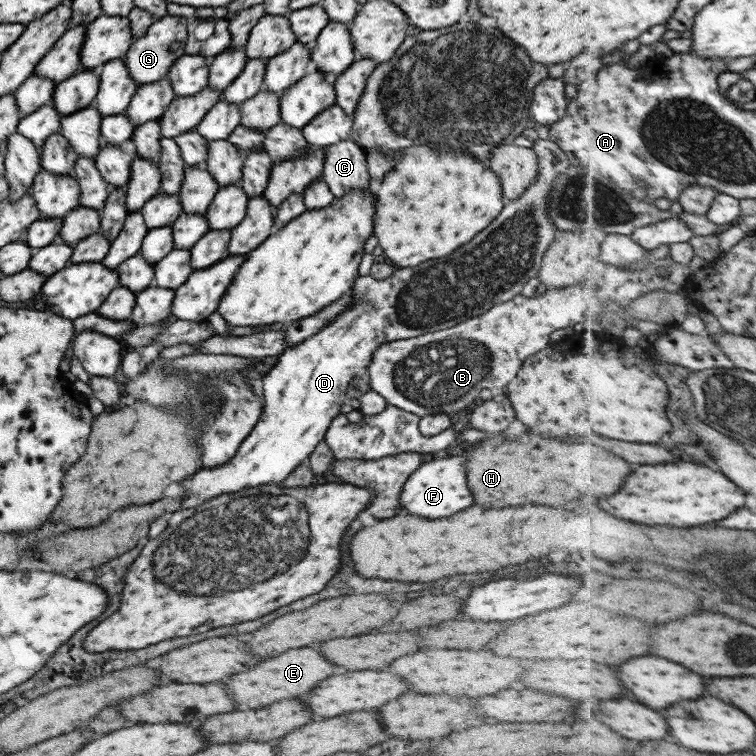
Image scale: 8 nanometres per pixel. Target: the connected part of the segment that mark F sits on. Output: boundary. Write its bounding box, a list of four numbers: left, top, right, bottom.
[399,456,473,518]

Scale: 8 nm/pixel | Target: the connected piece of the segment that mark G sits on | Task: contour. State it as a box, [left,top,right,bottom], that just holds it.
[122,14,187,86]

